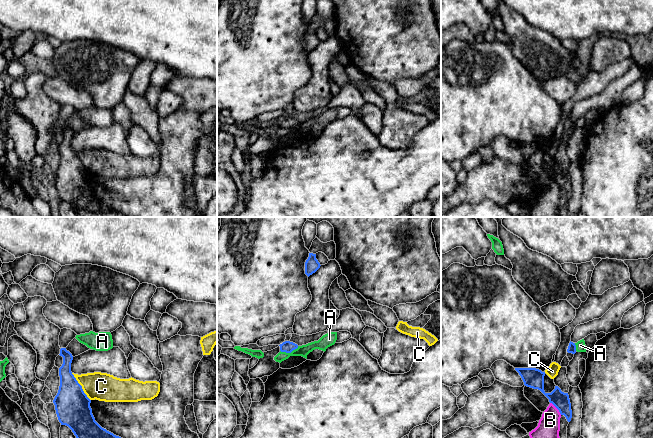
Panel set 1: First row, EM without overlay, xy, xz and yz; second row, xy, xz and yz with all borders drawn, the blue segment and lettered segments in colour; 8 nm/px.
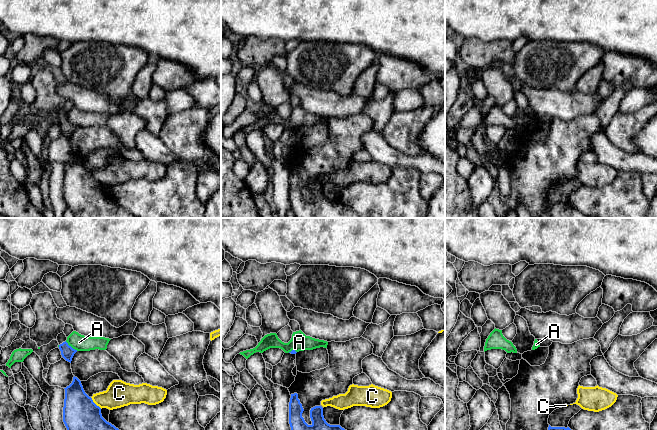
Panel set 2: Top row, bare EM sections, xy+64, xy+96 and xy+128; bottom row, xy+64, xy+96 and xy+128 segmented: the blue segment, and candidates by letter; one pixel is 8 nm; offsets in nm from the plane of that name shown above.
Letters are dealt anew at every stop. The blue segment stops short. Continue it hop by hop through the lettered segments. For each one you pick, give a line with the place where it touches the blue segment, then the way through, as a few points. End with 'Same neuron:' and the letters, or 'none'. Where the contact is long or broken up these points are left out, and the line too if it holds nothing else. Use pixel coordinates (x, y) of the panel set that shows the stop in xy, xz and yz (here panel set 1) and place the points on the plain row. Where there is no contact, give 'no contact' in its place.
Same neuron: none

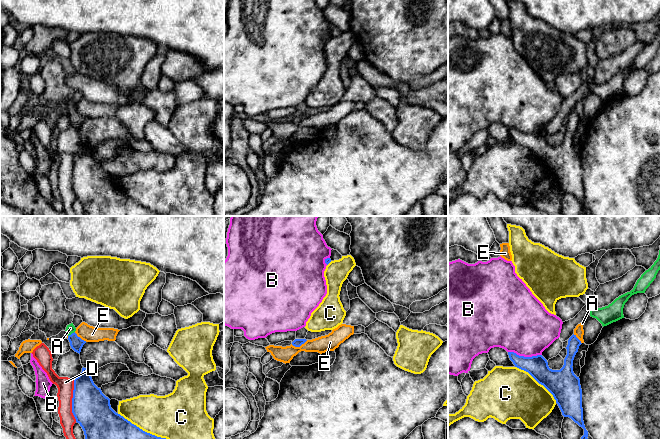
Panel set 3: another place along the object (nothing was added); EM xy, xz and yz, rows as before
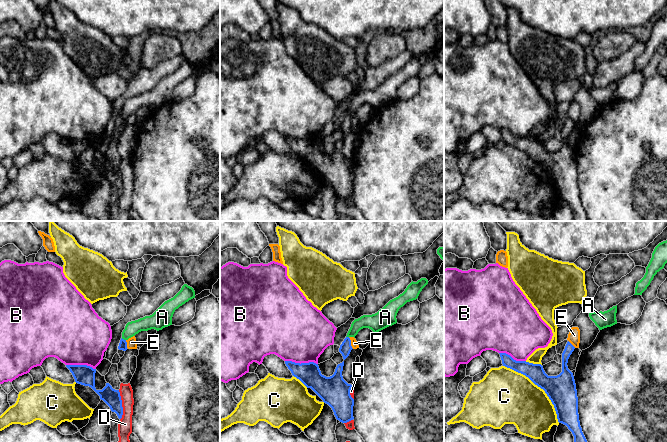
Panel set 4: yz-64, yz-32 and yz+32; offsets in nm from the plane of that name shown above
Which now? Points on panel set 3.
A: xy (72, 109) | across xy (76, 119), (72, 109), (70, 104)
Same neuron: A

